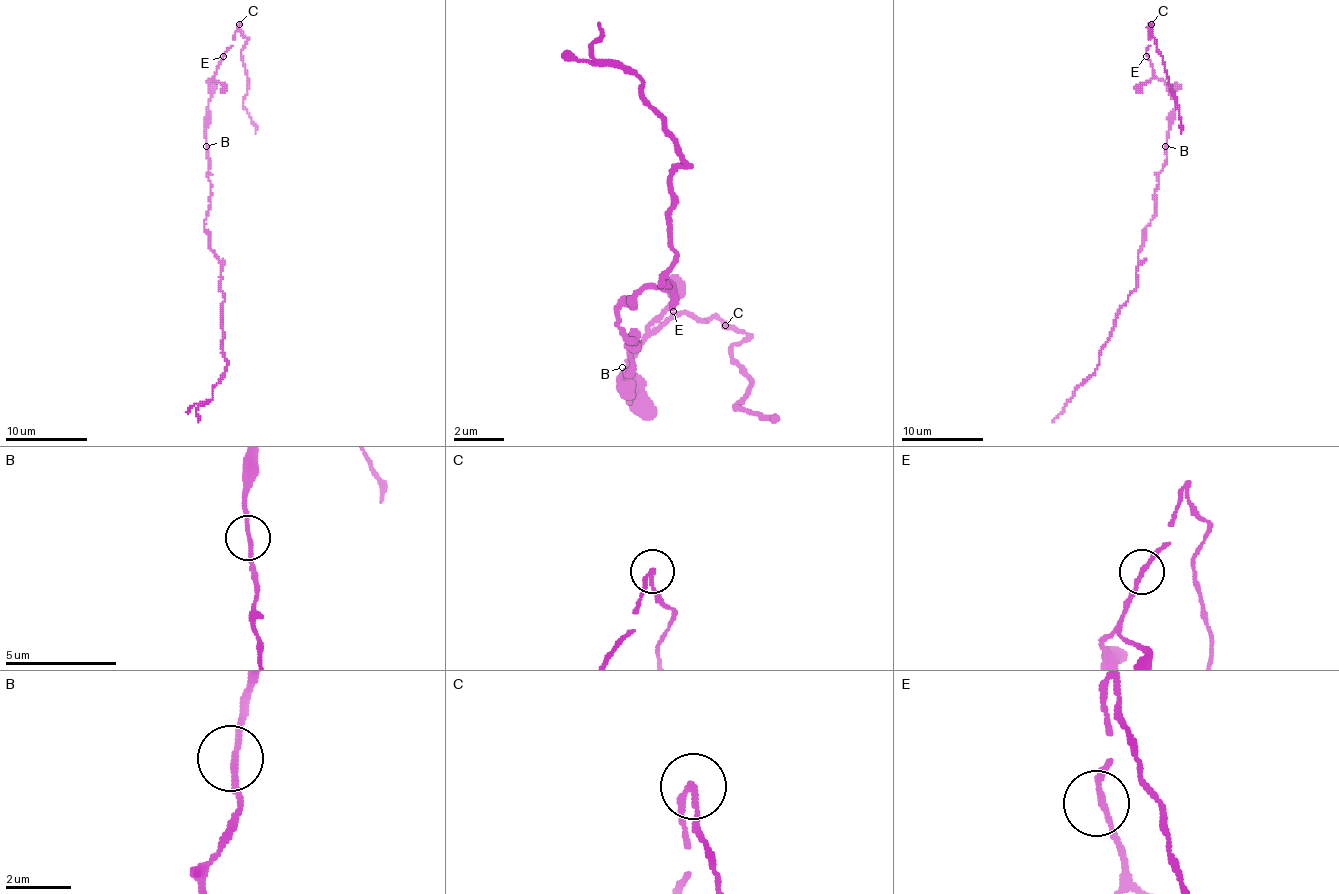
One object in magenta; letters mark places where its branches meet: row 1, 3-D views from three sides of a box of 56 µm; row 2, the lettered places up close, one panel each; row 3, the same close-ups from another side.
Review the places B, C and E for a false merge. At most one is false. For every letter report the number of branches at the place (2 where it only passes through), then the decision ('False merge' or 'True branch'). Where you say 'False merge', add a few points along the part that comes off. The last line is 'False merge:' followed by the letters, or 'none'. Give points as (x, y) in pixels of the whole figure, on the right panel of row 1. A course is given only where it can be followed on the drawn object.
B: Branches: 2. True branch
C: Branches: 2. False merge. Course of the part to remove: (1150, 23), (1177, 107), (1181, 133)
E: Branches: 2. True branch
False merge: C

